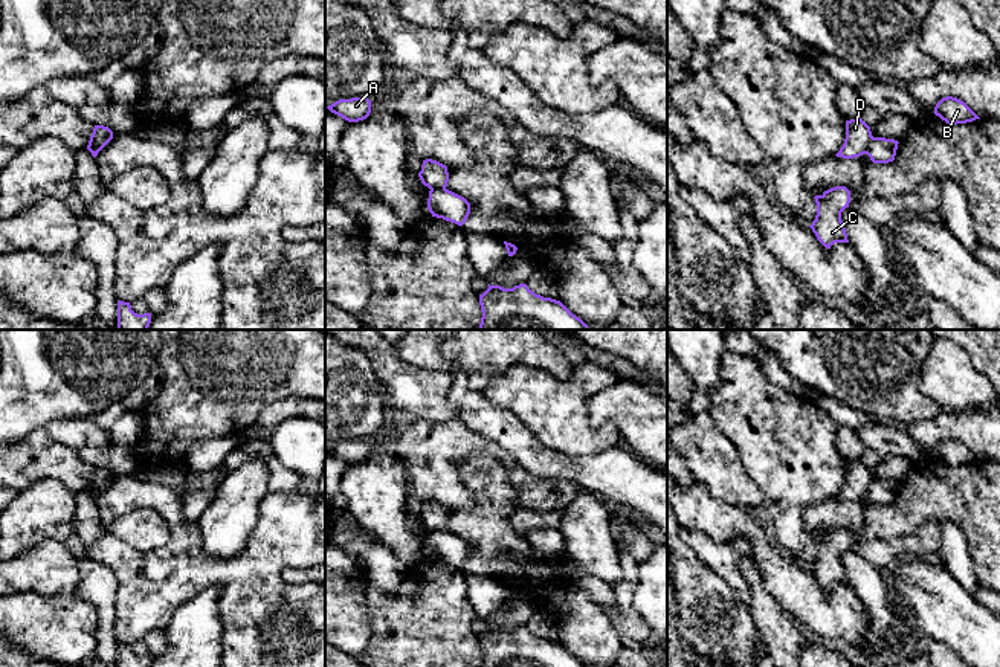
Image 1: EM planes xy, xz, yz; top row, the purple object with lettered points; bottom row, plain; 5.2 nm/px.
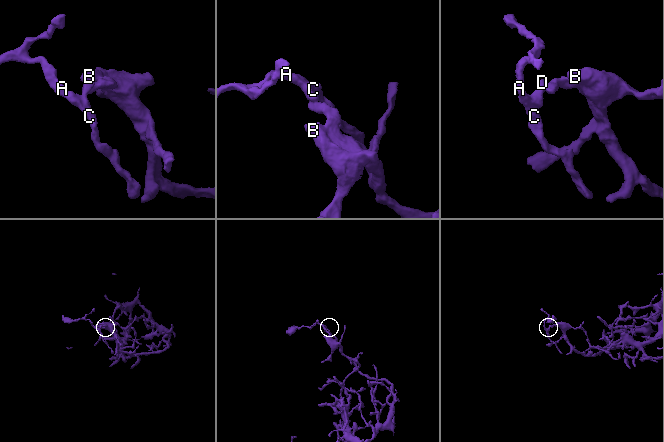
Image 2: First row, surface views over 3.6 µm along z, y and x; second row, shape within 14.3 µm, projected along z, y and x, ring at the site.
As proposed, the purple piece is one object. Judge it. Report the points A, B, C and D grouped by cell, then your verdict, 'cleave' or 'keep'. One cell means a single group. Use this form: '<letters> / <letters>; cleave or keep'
A C D / B; cleave

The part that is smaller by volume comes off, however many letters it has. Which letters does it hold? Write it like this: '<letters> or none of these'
A, C, D

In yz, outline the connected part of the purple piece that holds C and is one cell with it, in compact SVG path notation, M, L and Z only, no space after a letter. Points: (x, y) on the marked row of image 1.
M835 186L815 195L817 215L809 226L817 240L831 249L835 243L849 243L841 212L849 208L850 191L846 186Z

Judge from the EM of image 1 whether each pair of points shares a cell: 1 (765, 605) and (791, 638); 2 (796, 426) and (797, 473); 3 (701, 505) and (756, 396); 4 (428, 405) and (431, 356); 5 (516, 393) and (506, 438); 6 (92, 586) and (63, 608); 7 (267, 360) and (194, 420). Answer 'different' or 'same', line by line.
1: same
2: same
3: different
4: different
5: different
6: different
7: same

